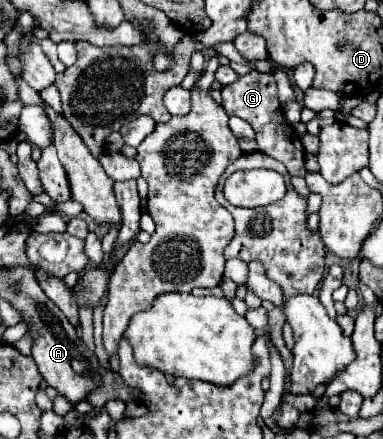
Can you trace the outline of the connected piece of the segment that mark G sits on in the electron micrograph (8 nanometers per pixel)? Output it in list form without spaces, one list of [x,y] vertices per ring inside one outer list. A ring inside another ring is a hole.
[[[250,70],[246,76],[242,76],[236,82],[224,86],[222,88],[222,98],[224,98],[222,106],[230,116],[238,116],[238,118],[250,122],[250,126],[254,128],[256,142],[258,142],[258,152],[264,152],[264,154],[272,156],[274,160],[280,160],[292,176],[302,176],[302,178],[306,176],[308,170],[304,166],[304,146],[302,146],[296,130],[284,118],[284,112],[282,112],[280,100],[278,100],[278,88],[276,88],[274,76],[262,74],[258,70]]]

